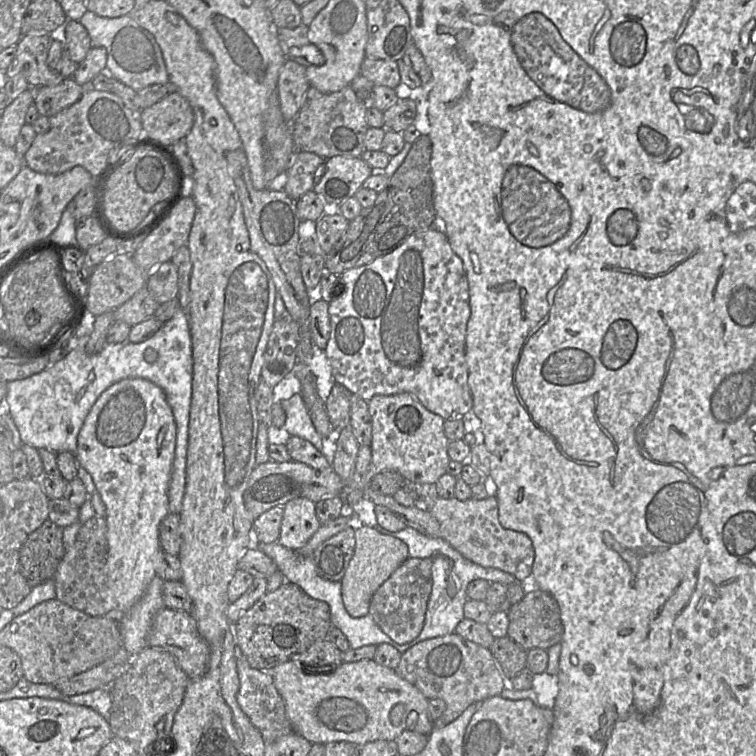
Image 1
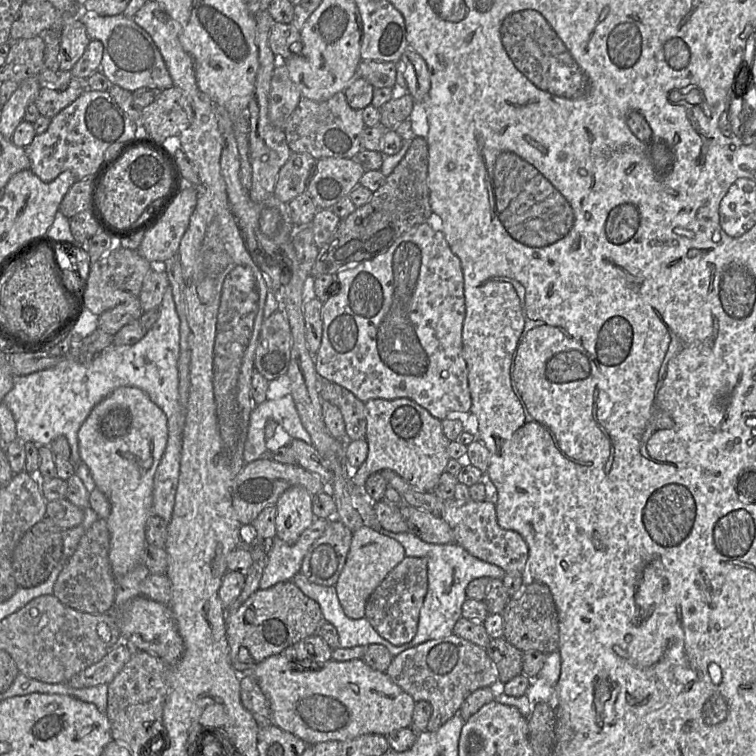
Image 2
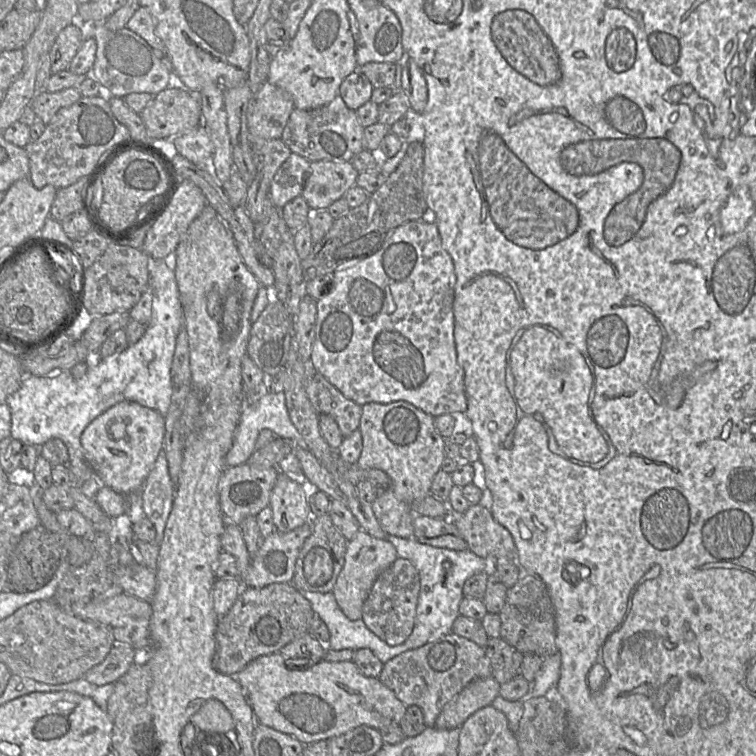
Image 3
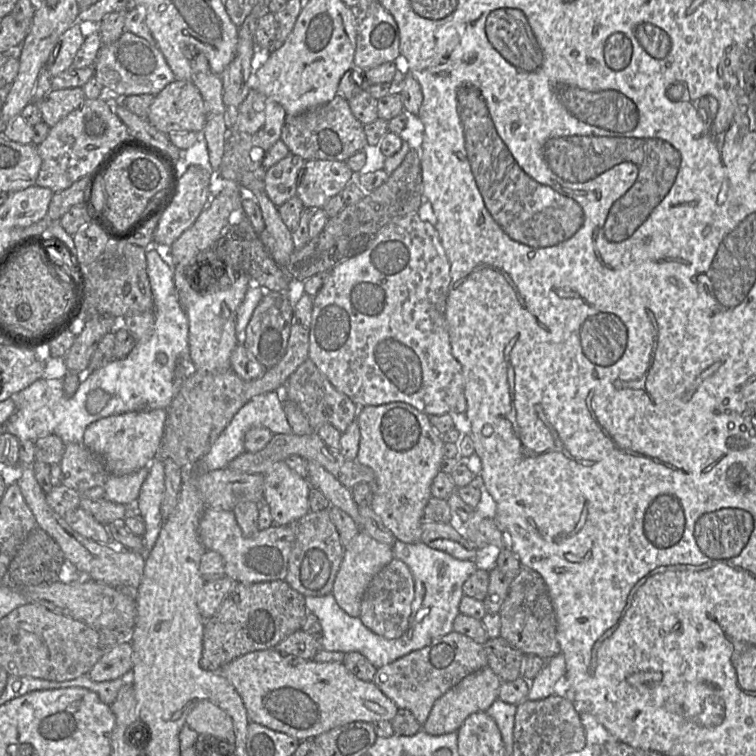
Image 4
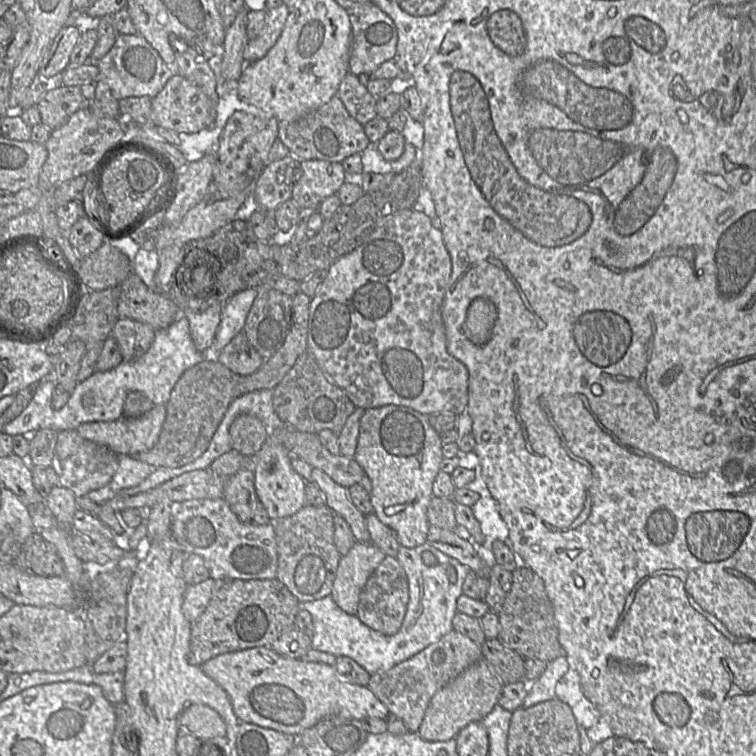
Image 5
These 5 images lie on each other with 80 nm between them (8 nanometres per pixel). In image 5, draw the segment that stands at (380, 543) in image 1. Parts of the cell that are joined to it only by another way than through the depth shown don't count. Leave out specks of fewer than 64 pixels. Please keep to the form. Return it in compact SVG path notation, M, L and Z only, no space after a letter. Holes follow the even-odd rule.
M355 542L348 553L341 556L331 593L339 608L350 615L357 614L360 593L385 557L371 542Z

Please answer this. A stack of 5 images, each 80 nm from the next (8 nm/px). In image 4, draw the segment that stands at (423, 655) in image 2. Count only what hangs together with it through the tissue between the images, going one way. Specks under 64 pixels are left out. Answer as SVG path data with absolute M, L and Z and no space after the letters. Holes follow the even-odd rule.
M451 631L429 645L382 666L377 670L373 682L399 709L411 711L423 726L437 699L463 678L486 666L487 657L483 645Z

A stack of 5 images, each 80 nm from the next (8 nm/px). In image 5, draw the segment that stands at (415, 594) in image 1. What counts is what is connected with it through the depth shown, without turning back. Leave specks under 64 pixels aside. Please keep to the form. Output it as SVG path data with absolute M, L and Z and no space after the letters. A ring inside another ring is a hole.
M386 556L363 587L356 616L371 629L383 634L396 634L403 622L409 600L408 579L396 558Z

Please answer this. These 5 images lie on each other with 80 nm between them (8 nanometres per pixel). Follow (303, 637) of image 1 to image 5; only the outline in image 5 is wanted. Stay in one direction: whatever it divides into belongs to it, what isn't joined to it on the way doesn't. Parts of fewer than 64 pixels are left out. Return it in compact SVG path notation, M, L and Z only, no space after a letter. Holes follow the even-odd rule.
M277 579L227 580L204 612L191 623L188 661L201 666L224 653L270 646L283 632L294 627L300 607L297 598Z

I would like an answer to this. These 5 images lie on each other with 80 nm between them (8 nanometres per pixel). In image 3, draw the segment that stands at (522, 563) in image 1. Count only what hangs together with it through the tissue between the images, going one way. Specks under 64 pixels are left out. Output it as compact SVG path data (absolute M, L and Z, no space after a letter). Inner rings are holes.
M480 504L470 505L461 514L450 514L467 544L467 549L479 557L507 558L517 561L517 549L511 533Z

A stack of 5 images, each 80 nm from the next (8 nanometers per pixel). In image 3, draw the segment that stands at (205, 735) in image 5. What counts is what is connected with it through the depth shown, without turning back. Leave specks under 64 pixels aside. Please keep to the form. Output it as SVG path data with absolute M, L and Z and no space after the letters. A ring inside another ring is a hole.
M207 700L203 706L191 716L190 723L203 733L215 732L225 734L238 749L238 741L234 732L234 722L226 707L218 700Z

